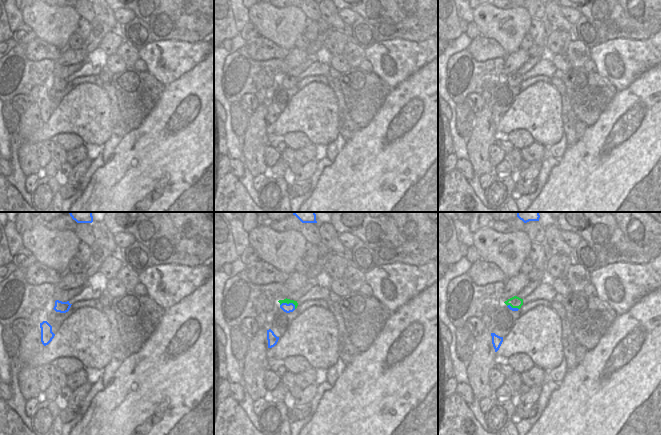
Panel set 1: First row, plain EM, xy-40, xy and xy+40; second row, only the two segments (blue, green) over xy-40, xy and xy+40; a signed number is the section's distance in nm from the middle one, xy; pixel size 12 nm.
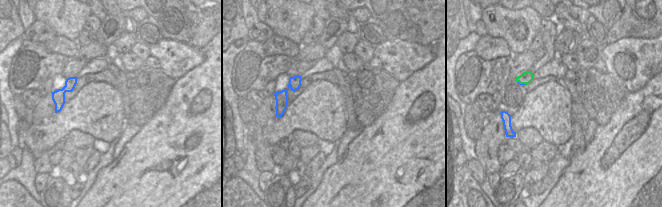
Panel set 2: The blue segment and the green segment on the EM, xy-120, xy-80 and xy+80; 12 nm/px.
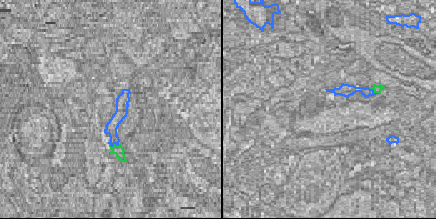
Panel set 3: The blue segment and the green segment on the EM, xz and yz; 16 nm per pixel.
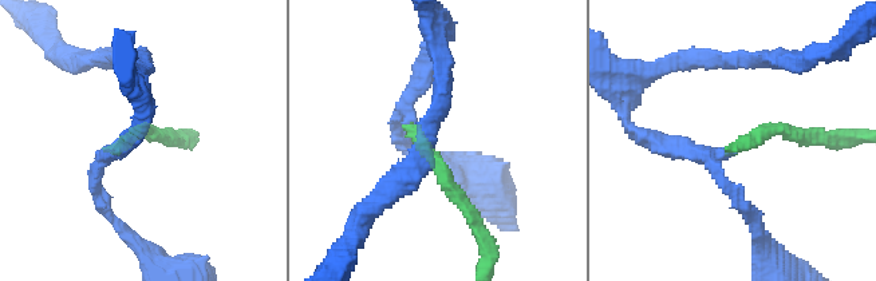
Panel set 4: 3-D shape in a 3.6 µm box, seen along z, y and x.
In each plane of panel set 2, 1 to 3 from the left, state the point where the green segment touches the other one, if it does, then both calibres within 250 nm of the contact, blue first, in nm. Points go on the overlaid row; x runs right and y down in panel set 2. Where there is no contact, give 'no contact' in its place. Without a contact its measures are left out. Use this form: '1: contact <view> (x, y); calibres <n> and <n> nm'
1: no contact
2: no contact
3: contact xy+80 (522, 84); calibres 20 and 140 nm

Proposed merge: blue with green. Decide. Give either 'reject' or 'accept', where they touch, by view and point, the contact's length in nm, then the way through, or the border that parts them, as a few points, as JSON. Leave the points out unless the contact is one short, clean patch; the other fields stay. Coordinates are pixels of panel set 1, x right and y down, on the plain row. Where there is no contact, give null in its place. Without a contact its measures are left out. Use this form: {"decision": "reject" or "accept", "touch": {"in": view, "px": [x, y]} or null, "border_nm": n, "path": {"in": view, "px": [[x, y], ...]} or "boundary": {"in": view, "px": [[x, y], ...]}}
{"decision": "reject", "touch": {"in": "xy", "px": [289, 79]}, "border_nm": 200, "boundary": {"in": "xy", "px": [[280, 81], [282, 79], [292, 79], [295, 84]]}}

